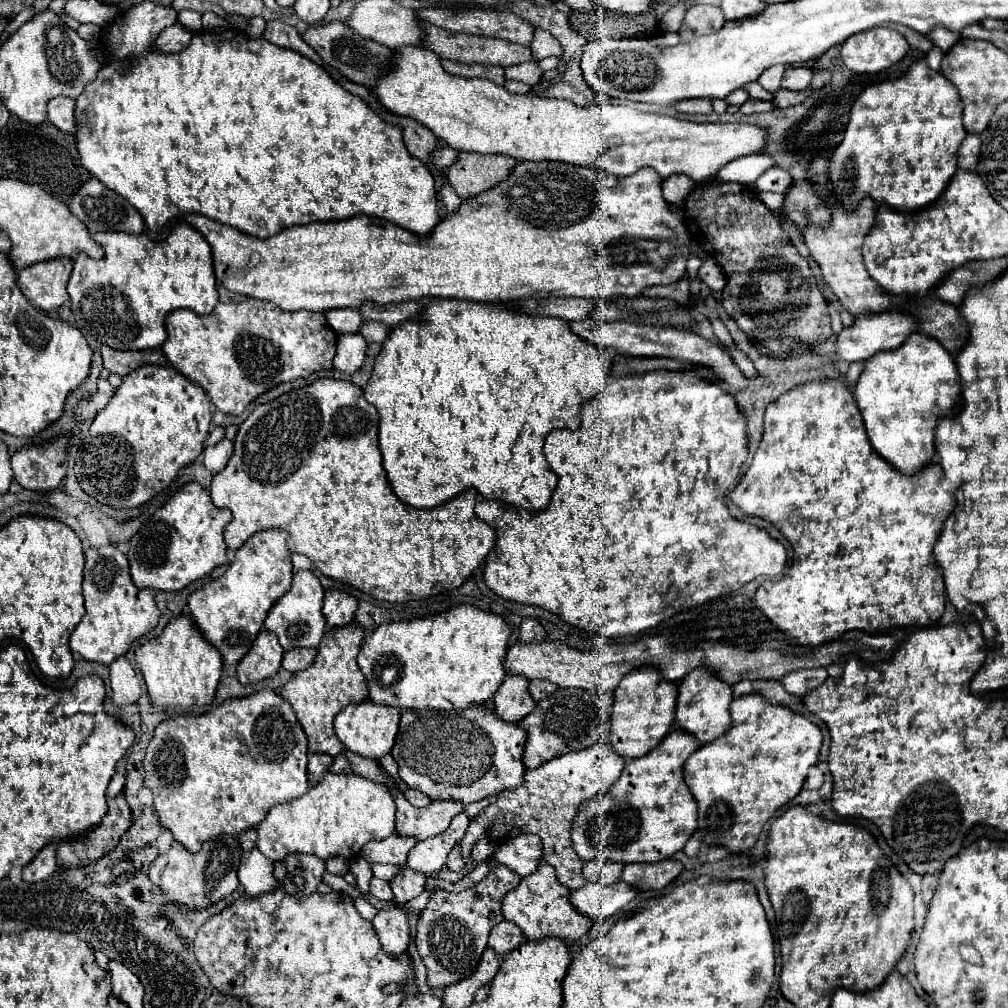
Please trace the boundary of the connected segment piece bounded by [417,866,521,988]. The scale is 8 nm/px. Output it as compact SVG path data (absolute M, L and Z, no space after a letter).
M493 866L485 880L465 891L449 894L445 890L437 890L437 894L433 894L417 924L417 952L427 966L429 988L445 988L473 974L483 950L487 948L489 930L503 922L501 900L519 882L521 878L509 868Z

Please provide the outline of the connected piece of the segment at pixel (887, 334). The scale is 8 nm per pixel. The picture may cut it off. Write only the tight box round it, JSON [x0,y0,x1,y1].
[835,310,919,362]

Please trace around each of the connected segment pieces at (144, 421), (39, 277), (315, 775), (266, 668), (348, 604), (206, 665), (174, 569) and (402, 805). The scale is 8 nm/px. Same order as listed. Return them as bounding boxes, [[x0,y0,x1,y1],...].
[[75,366,211,510],[17,258,73,312],[307,754,333,786],[237,630,283,686],[323,590,357,628],[135,614,223,712],[129,482,231,592],[391,788,463,840]]

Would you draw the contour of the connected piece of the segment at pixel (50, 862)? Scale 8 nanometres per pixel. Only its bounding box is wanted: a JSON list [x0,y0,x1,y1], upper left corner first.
[23,844,57,882]

